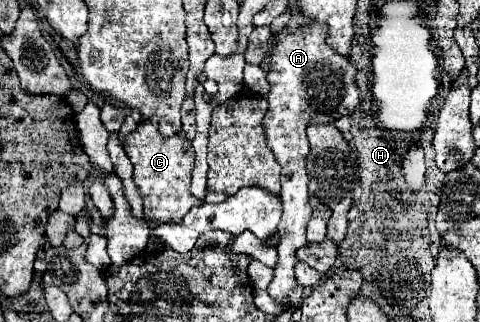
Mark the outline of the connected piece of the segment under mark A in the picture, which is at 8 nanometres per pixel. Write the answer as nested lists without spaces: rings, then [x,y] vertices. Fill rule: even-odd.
[[[309,22],[295,30],[281,30],[273,36],[271,64],[267,72],[269,80],[269,110],[263,118],[263,130],[267,138],[267,146],[271,148],[275,160],[281,164],[281,200],[283,200],[283,216],[279,222],[281,242],[279,262],[275,268],[275,276],[267,288],[269,296],[274,300],[284,300],[287,292],[297,286],[293,268],[295,268],[295,250],[301,248],[305,240],[305,228],[311,218],[309,206],[309,178],[305,170],[309,140],[305,128],[315,122],[335,122],[341,116],[353,114],[359,104],[359,88],[355,82],[357,68],[351,58],[341,56],[337,50],[327,44],[327,24],[325,22]]]

